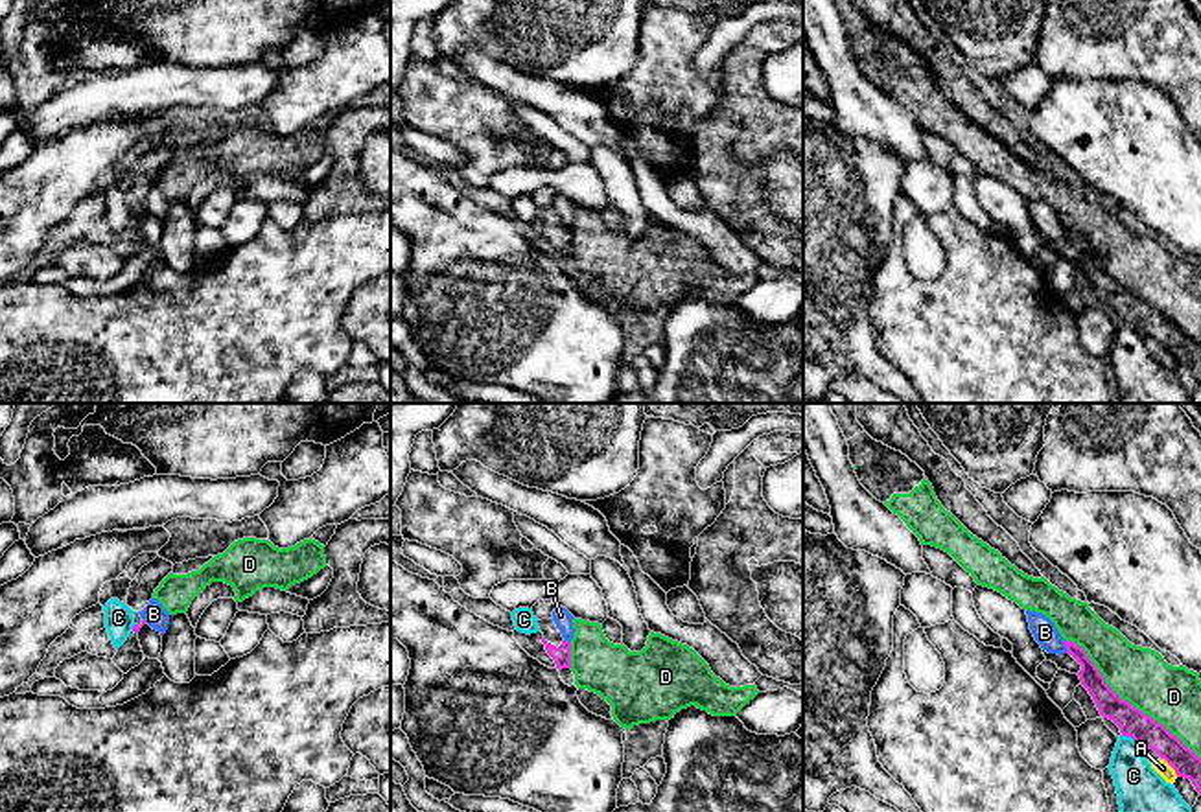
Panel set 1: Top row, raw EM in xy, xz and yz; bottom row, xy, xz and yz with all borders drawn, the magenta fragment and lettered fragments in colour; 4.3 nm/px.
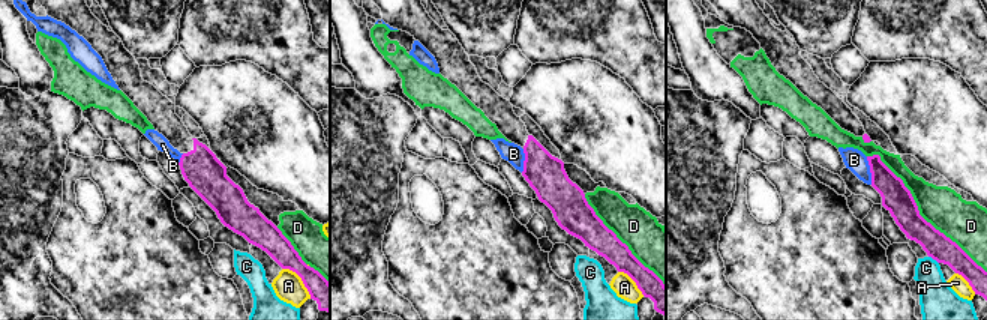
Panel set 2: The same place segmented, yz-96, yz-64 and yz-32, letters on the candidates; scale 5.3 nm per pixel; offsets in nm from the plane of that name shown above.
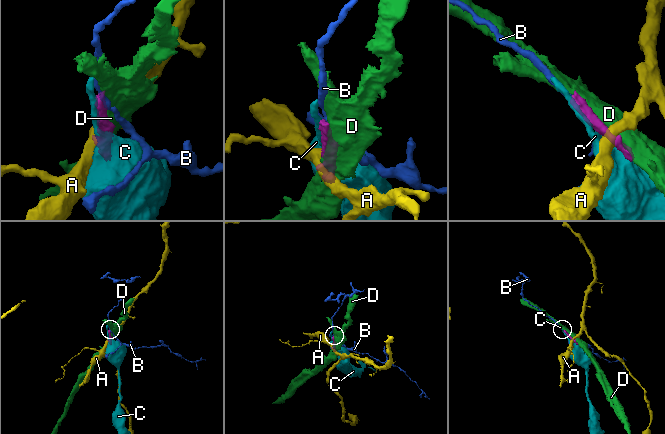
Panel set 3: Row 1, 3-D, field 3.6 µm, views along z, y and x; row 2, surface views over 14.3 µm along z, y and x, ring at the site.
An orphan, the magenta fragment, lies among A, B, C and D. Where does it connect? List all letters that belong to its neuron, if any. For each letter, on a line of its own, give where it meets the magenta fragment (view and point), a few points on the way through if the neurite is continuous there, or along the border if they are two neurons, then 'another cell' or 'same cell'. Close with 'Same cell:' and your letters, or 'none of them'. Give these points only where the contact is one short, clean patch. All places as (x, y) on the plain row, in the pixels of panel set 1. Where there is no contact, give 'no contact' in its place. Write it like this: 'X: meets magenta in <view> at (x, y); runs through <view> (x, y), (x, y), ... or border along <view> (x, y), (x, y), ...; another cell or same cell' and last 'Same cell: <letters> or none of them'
A: meets magenta in yz at (1170, 352); border along yz (1161, 345), (1177, 361); another cell
B: meets magenta in yz at (1065, 232); border along yz (1063, 229), (1067, 240); another cell
C: meets magenta in yz at (1133, 326); another cell
D: meets magenta in yz at (1128, 290); another cell
Same cell: none of them

